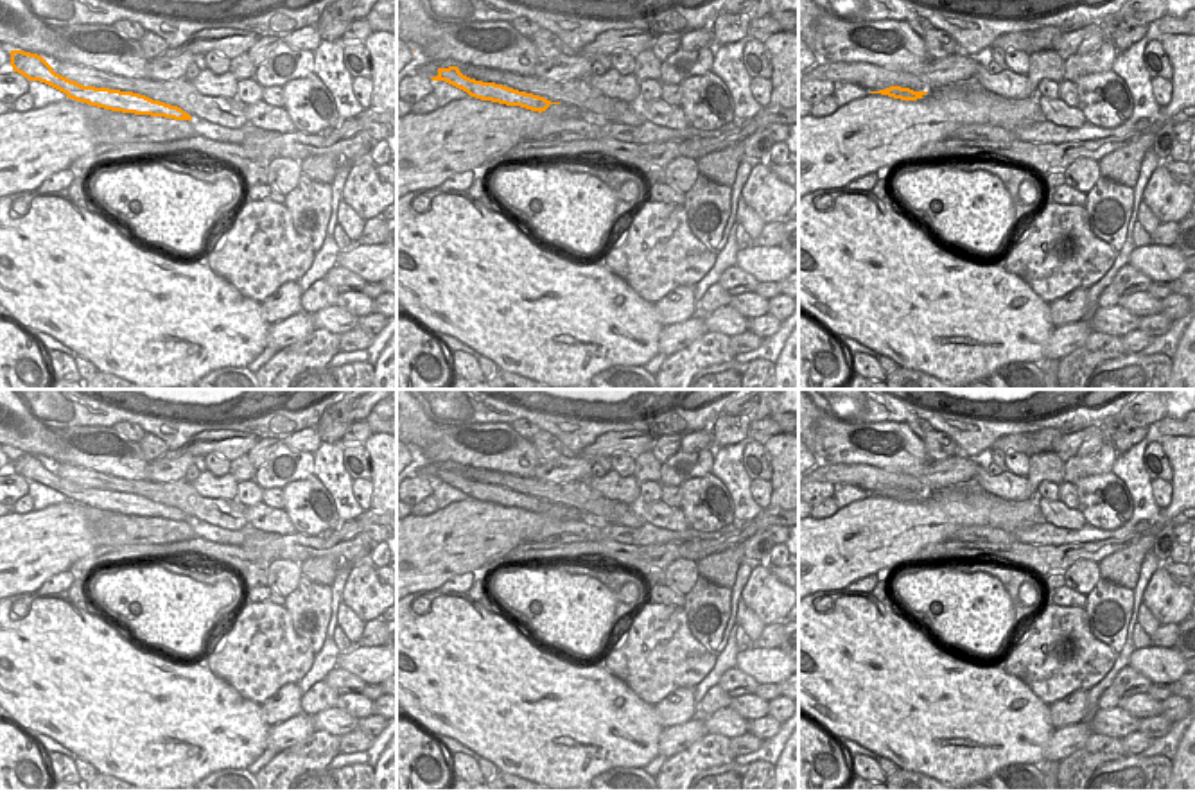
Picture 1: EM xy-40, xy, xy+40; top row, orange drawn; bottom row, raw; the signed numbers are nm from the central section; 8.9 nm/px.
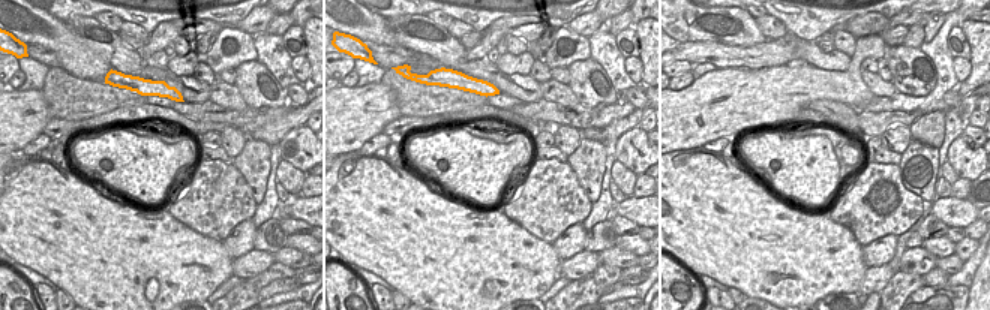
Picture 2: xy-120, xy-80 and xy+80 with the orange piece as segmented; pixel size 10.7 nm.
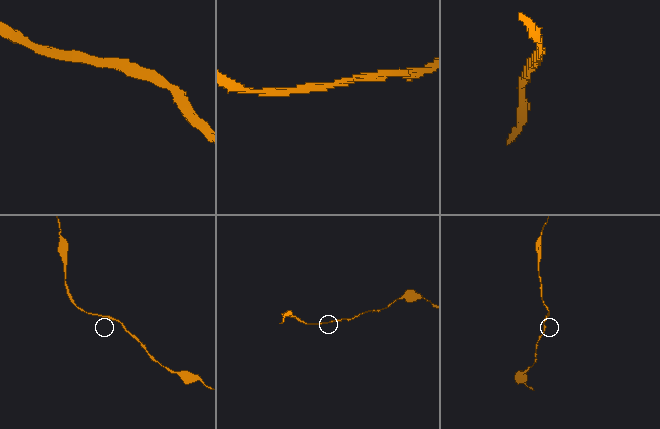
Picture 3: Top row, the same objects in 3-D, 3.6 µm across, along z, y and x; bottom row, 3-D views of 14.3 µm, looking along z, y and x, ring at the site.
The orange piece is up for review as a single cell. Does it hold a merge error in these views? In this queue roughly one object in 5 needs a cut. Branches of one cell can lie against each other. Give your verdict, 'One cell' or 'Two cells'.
One cell.

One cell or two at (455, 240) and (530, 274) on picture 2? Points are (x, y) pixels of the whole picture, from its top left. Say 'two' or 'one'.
one

